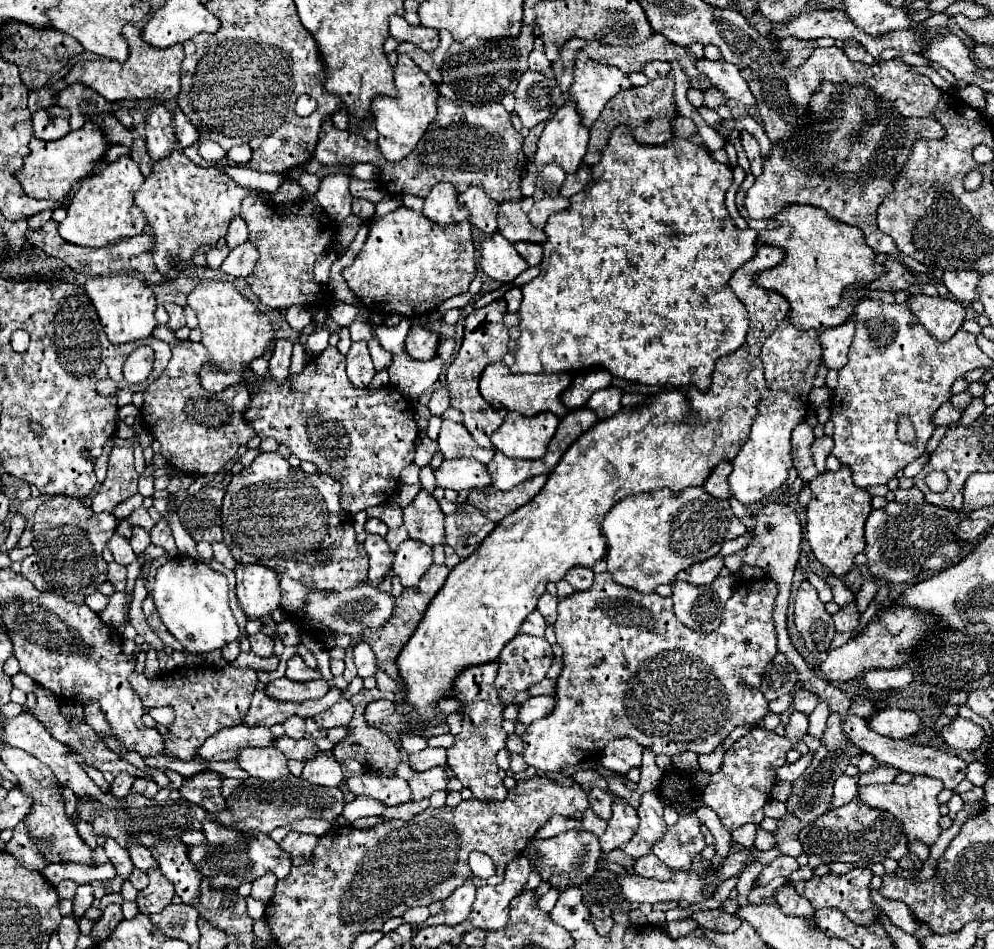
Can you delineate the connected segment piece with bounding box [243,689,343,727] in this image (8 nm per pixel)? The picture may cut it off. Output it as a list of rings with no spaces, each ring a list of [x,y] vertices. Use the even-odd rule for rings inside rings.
[[[329,689],[329,693],[319,699],[319,701],[303,701],[303,703],[291,703],[291,701],[279,701],[269,697],[263,691],[255,691],[253,695],[253,703],[249,707],[249,713],[245,715],[247,725],[263,725],[263,727],[271,727],[275,723],[283,723],[285,719],[289,719],[291,715],[299,715],[299,717],[313,717],[325,709],[329,709],[333,703],[337,703],[339,699],[343,699],[343,691],[341,689]]]

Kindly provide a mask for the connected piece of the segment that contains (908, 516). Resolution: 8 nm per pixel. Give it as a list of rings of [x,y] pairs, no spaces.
[[[891,501],[885,509],[873,511],[865,525],[865,555],[869,573],[889,585],[913,585],[941,573],[941,569],[947,569],[947,565],[957,563],[961,555],[961,545],[955,535],[957,517],[957,513],[929,503],[901,505],[897,501]]]

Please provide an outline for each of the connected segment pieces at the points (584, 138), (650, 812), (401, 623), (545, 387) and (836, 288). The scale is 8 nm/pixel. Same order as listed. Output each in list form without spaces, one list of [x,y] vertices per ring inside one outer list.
[[[567,101],[551,121],[547,121],[543,135],[539,137],[539,149],[535,153],[535,157],[531,159],[531,163],[527,165],[523,179],[521,179],[521,191],[525,197],[531,197],[535,191],[535,179],[537,179],[537,171],[547,165],[547,163],[559,163],[567,173],[575,173],[581,165],[581,159],[587,151],[587,143],[589,143],[589,129],[581,123],[581,115],[577,115],[577,107],[575,101]]]
[[[645,793],[639,805],[639,829],[631,841],[623,845],[623,851],[633,859],[645,857],[651,853],[653,845],[661,841],[667,831],[667,823],[663,821],[665,803],[659,799],[657,793]]]
[[[431,565],[429,573],[421,579],[421,583],[419,583],[417,587],[405,589],[403,595],[401,595],[399,599],[395,599],[395,609],[393,609],[391,619],[389,619],[383,627],[367,629],[367,631],[365,631],[365,643],[369,643],[371,649],[373,649],[375,655],[377,655],[377,669],[385,671],[393,681],[397,681],[397,683],[401,685],[401,693],[405,693],[407,689],[405,689],[405,683],[403,683],[403,679],[399,677],[399,669],[397,669],[397,665],[395,665],[395,663],[397,663],[397,657],[399,657],[401,649],[405,647],[407,637],[411,637],[413,631],[417,629],[417,625],[419,625],[419,621],[421,621],[421,617],[423,617],[423,613],[425,613],[425,609],[427,609],[427,603],[429,603],[429,601],[435,597],[435,593],[443,587],[447,575],[449,575],[449,567],[445,567],[445,565]]]
[[[497,361],[493,365],[485,367],[485,373],[481,373],[479,391],[489,401],[493,409],[505,409],[507,413],[515,411],[519,415],[531,417],[541,411],[551,411],[557,417],[565,417],[569,409],[561,403],[561,393],[569,387],[571,375],[569,373],[555,373],[555,375],[513,375],[510,367],[503,361]]]
[[[809,205],[785,209],[785,213],[779,213],[775,221],[781,227],[759,233],[759,241],[785,249],[785,261],[765,273],[759,273],[757,283],[765,289],[777,291],[789,301],[789,319],[797,325],[797,329],[825,331],[843,325],[855,315],[855,305],[863,297],[895,303],[893,293],[867,289],[869,283],[885,273],[885,267],[875,263],[875,253],[869,245],[865,245],[861,229],[829,221],[821,209],[809,209]]]

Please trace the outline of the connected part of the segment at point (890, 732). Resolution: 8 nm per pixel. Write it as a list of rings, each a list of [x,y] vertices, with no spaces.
[[[881,709],[867,721],[867,727],[883,737],[907,739],[919,731],[921,721],[913,711]]]

